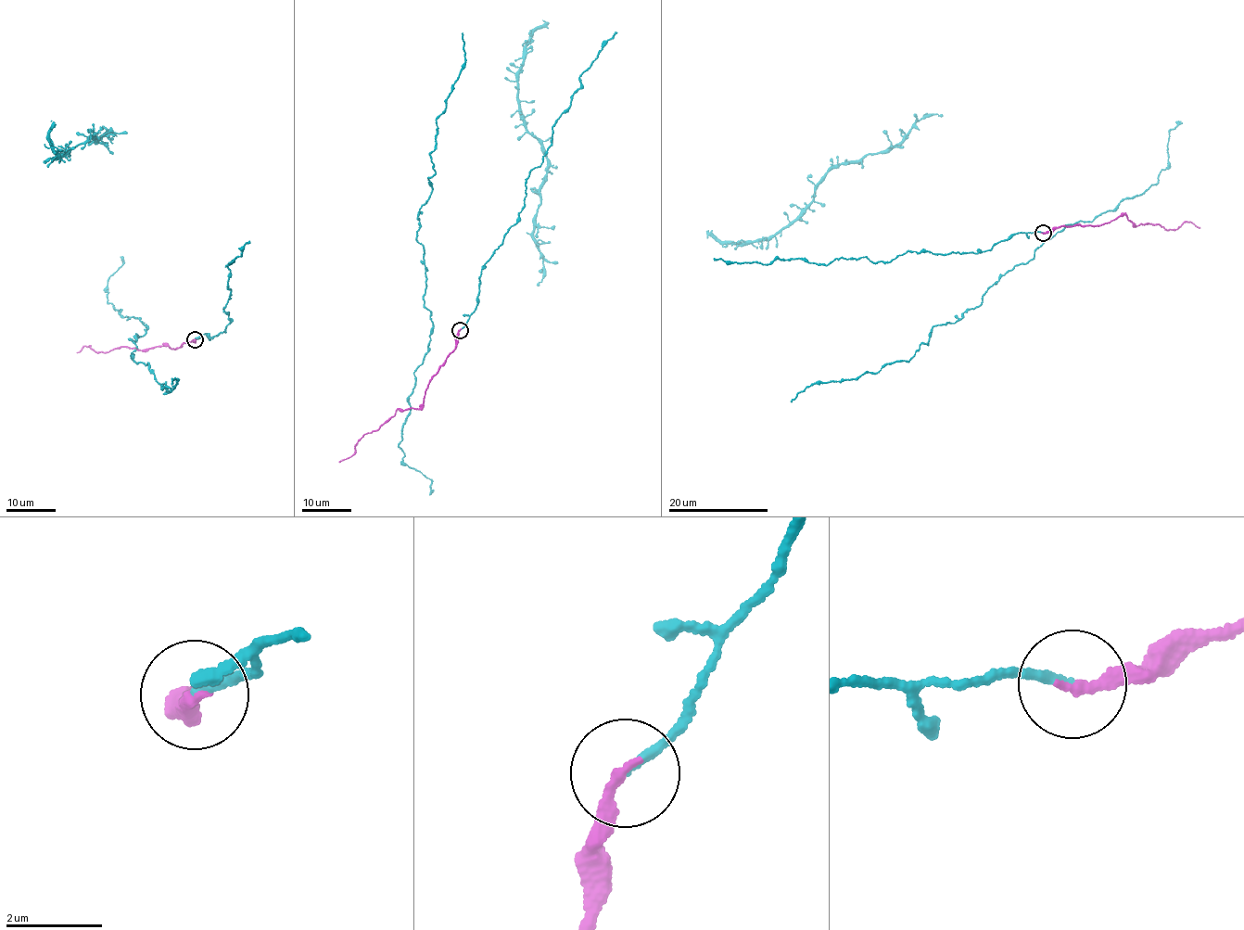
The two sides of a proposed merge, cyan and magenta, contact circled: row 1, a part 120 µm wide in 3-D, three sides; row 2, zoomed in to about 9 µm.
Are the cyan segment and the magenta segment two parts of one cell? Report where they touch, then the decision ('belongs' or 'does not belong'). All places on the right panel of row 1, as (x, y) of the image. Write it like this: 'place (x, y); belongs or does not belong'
place (1043, 233); belongs

